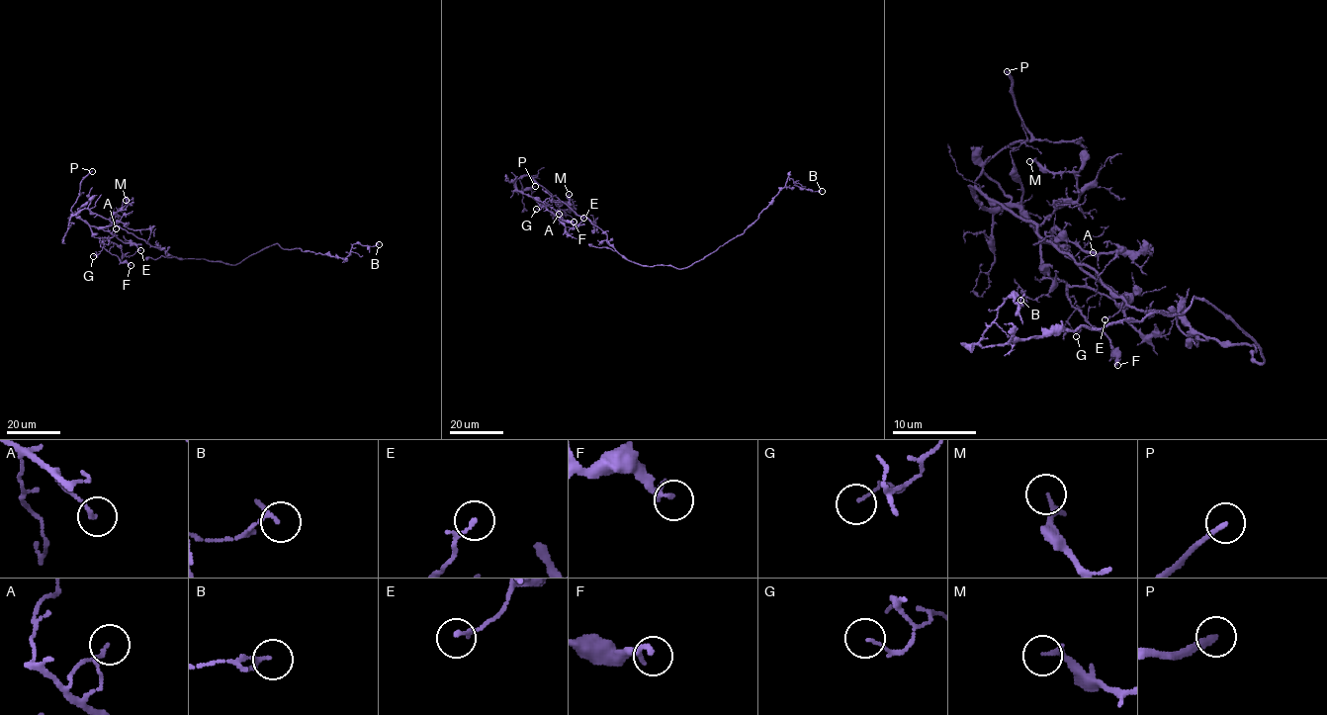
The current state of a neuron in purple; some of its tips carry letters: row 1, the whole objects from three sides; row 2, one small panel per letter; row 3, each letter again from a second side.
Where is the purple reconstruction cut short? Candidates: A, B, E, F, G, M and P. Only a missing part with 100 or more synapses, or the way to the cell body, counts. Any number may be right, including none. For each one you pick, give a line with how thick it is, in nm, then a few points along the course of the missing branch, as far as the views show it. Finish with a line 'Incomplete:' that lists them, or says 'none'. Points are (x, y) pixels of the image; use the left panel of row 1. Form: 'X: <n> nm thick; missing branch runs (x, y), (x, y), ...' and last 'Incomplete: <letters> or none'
P: 220 nm thick
Incomplete: P

